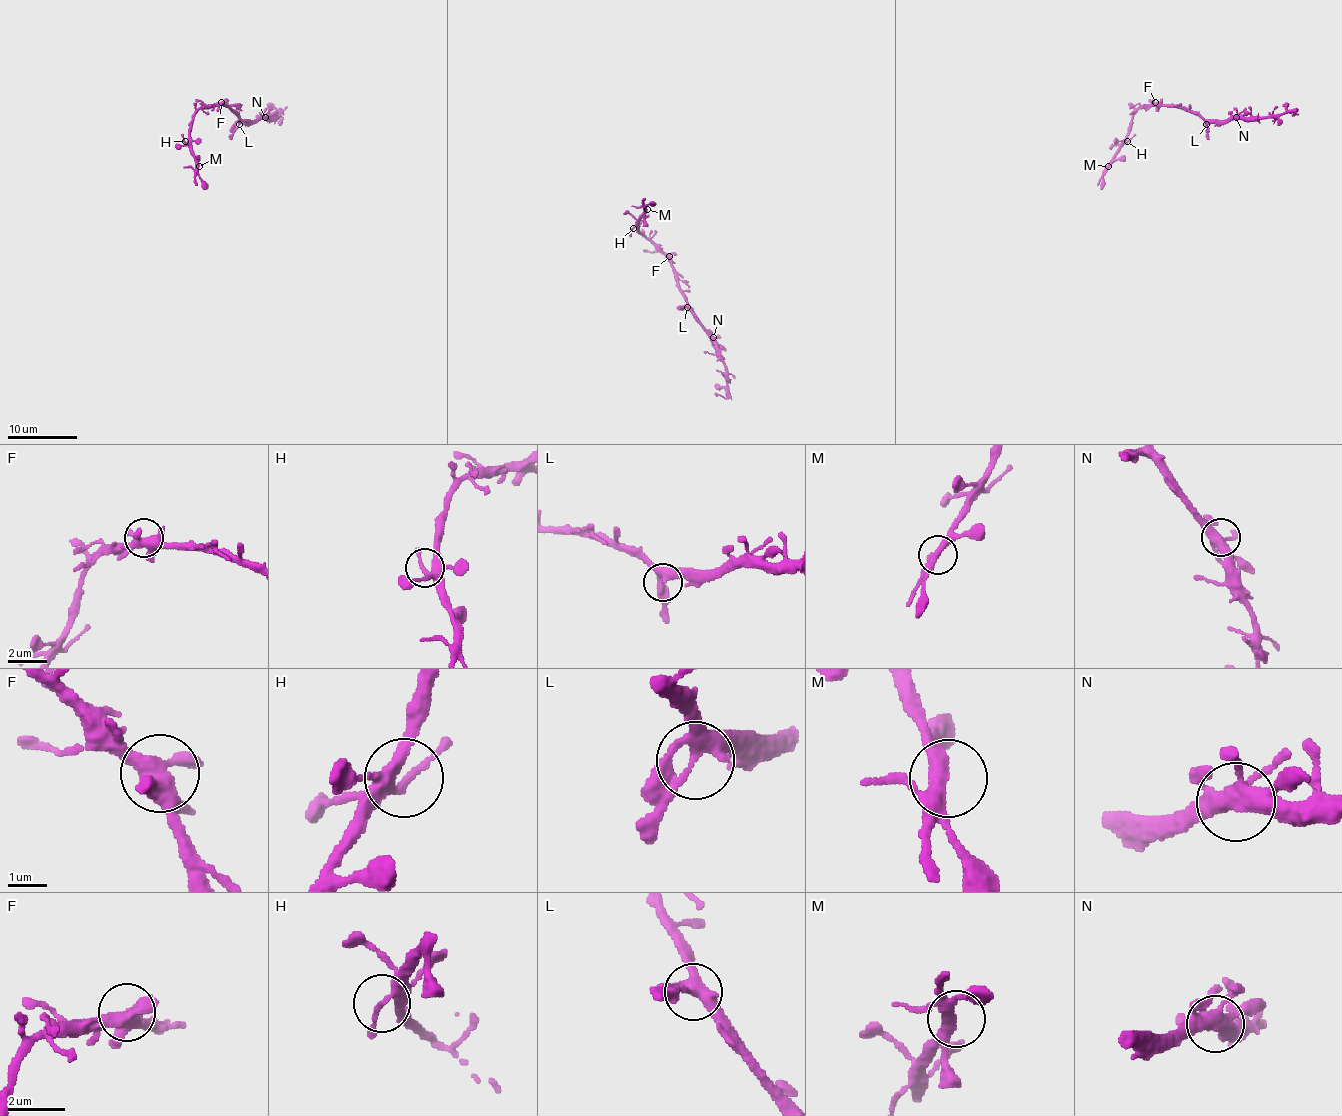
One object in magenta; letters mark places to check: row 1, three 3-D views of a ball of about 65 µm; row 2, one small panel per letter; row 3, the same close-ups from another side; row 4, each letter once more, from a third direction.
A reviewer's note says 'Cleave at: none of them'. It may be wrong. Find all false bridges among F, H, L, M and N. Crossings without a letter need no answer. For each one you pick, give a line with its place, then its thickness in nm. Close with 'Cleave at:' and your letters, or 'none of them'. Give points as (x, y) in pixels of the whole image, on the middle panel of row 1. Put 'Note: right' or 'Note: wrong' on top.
Note: right
Cleave at: none of them

